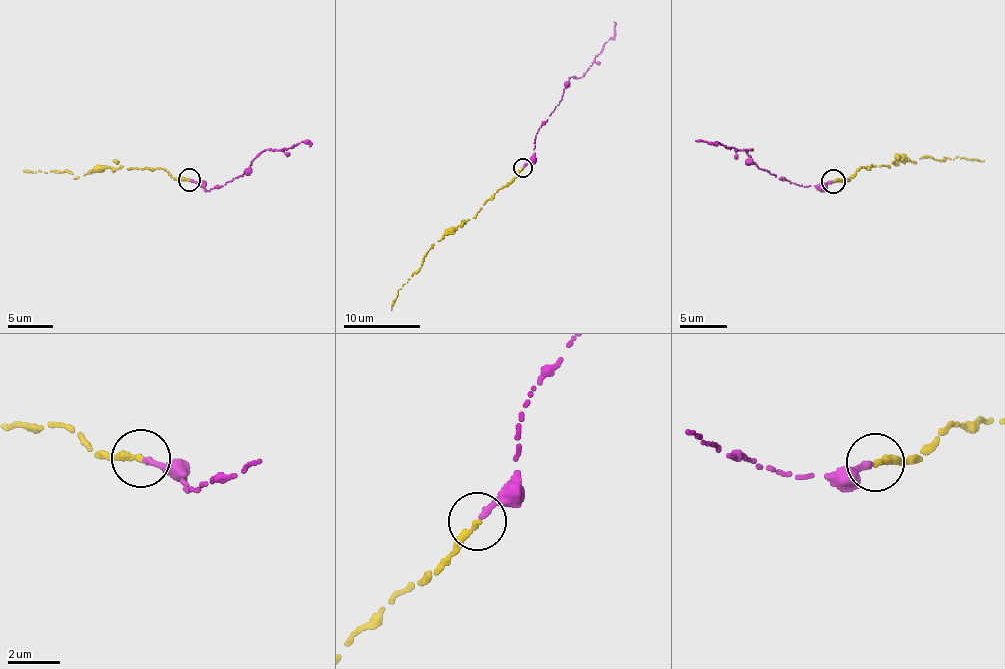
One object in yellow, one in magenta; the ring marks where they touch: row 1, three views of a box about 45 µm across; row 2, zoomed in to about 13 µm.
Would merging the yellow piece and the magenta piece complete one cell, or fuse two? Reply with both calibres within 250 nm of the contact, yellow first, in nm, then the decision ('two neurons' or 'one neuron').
calibres 260 and 240 nm; one neuron

